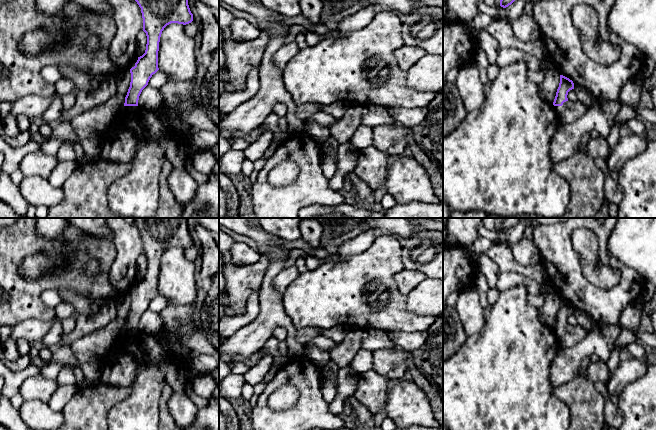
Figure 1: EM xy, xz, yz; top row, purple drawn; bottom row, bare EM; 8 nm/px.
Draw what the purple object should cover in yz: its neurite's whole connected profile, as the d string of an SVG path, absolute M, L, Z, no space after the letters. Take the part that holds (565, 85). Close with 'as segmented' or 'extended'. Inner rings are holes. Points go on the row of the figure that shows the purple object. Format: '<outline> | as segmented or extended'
M560 75L559 87L553 102L557 123L573 123L588 110L584 104L568 100L568 92L572 89L574 89L573 81Z | extended

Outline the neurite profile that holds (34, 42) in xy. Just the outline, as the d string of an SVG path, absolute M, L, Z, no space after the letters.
M36 29L27 32L20 41L20 51L26 55L37 55L53 46L63 47L69 43L66 35L60 30L47 31Z

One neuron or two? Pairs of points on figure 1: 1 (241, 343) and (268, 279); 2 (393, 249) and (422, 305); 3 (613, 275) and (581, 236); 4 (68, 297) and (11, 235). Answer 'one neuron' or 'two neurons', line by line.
1: one neuron
2: two neurons
3: one neuron
4: two neurons

